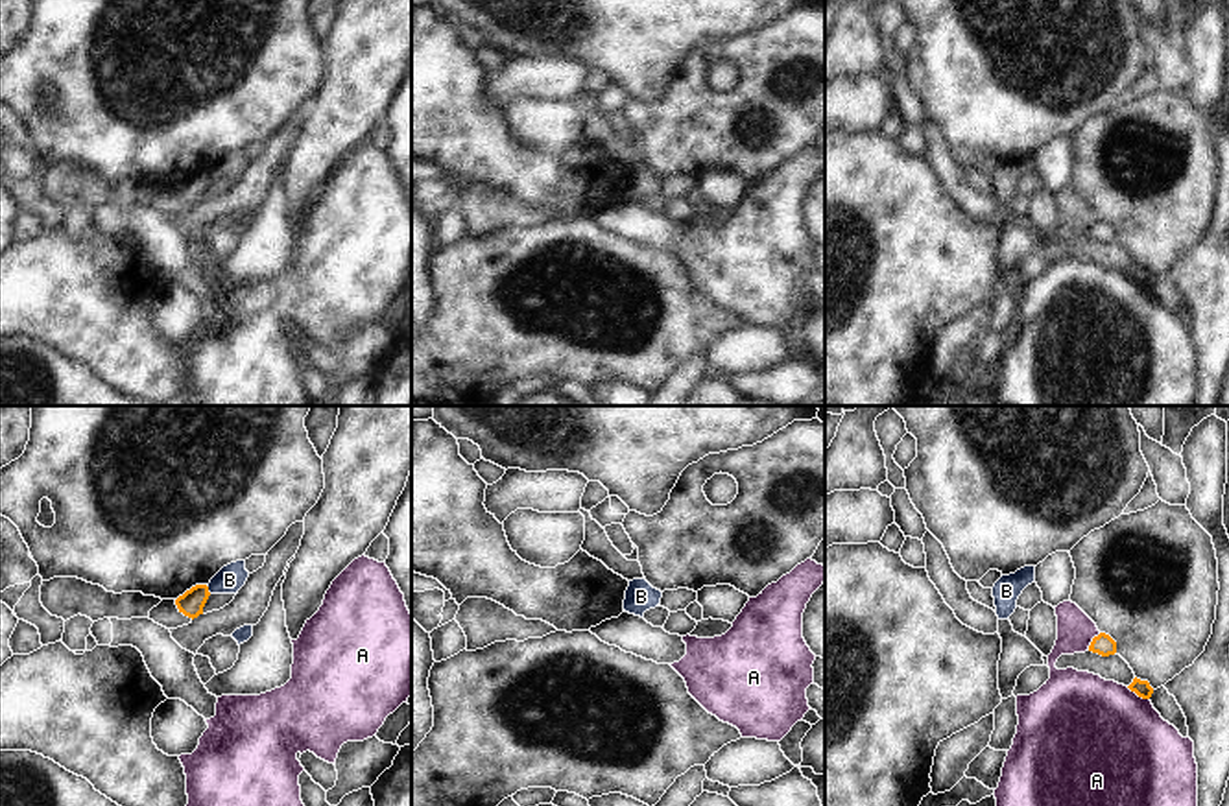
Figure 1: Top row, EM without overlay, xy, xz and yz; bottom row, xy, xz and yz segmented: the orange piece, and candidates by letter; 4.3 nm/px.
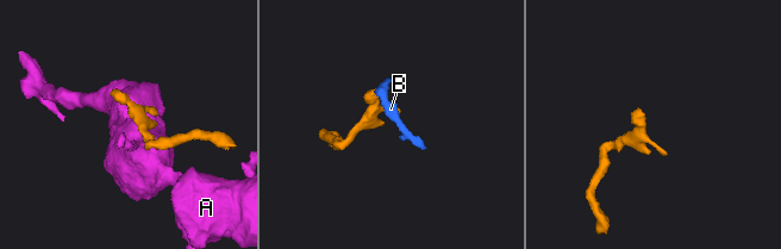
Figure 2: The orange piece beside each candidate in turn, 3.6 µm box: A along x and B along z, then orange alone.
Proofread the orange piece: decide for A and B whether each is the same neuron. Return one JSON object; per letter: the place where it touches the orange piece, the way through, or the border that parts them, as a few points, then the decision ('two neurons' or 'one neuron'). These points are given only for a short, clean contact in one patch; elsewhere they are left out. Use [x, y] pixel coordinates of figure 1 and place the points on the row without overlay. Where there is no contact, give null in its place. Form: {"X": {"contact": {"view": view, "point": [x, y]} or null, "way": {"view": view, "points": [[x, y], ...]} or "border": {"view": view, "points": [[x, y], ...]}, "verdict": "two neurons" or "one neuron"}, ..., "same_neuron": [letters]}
{"A": {"contact": {"view": "yz", "point": [1137, 281]}, "verdict": "two neurons"}, "B": {"contact": {"view": "xy", "point": [207, 176]}, "border": {"view": "xy", "points": [[205, 172], [211, 179]]}, "verdict": "two neurons"}, "same_neuron": []}

